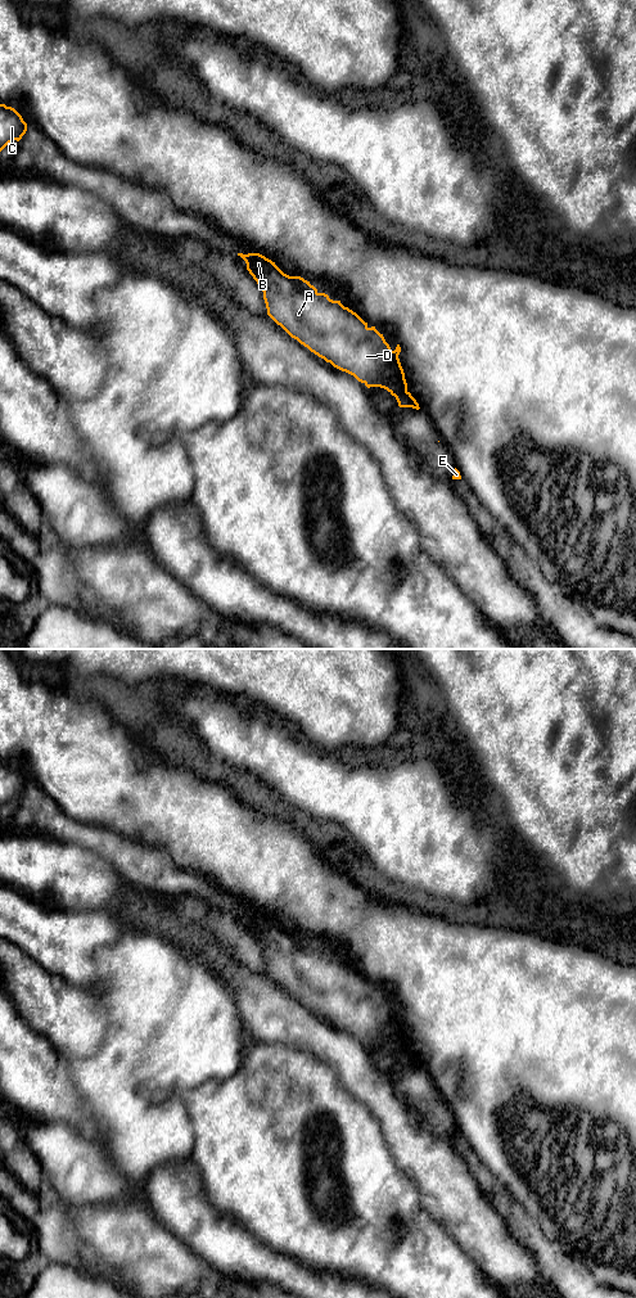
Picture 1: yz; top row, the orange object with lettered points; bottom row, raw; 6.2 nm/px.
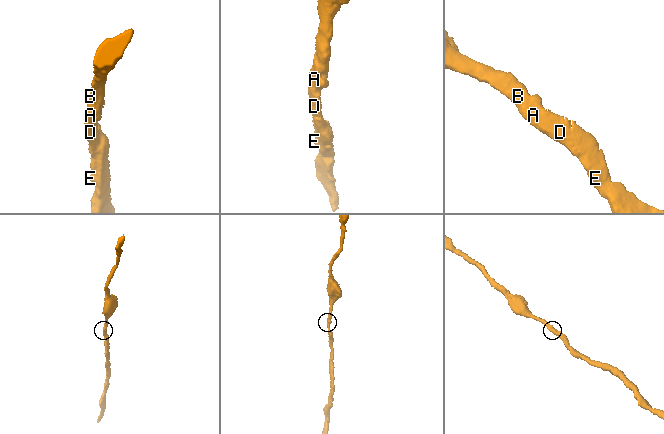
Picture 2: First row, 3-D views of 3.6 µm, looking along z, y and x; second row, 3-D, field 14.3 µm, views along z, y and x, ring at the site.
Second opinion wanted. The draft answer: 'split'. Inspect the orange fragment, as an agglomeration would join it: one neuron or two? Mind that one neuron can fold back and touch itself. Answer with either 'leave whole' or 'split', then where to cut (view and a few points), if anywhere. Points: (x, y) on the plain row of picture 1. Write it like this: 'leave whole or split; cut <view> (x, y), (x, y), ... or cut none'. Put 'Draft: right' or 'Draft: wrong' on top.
Draft: wrong
leave whole; cut none

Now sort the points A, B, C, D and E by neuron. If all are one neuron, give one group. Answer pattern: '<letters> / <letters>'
A B C D E

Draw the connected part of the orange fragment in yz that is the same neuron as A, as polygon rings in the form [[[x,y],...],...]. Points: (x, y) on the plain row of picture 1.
[[[238,911],[245,921],[247,928],[257,939],[263,950],[263,957],[267,966],[267,973],[280,983],[292,996],[307,1005],[311,1010],[330,1020],[334,1026],[353,1033],[358,1040],[367,1046],[380,1045],[387,1047],[396,1055],[400,1065],[412,1065],[419,1068],[419,1062],[407,1049],[405,1031],[401,1024],[398,1013],[401,1010],[400,1002],[392,1009],[375,984],[369,986],[356,970],[344,965],[340,959],[333,959],[325,951],[319,951],[317,947],[301,934],[289,934],[284,932],[271,918],[260,911]]]

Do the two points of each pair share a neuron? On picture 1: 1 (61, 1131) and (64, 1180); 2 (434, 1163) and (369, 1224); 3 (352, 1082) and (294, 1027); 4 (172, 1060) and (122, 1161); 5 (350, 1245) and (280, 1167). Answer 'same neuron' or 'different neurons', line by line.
1: same neuron
2: different neurons
3: same neuron
4: same neuron
5: same neuron

